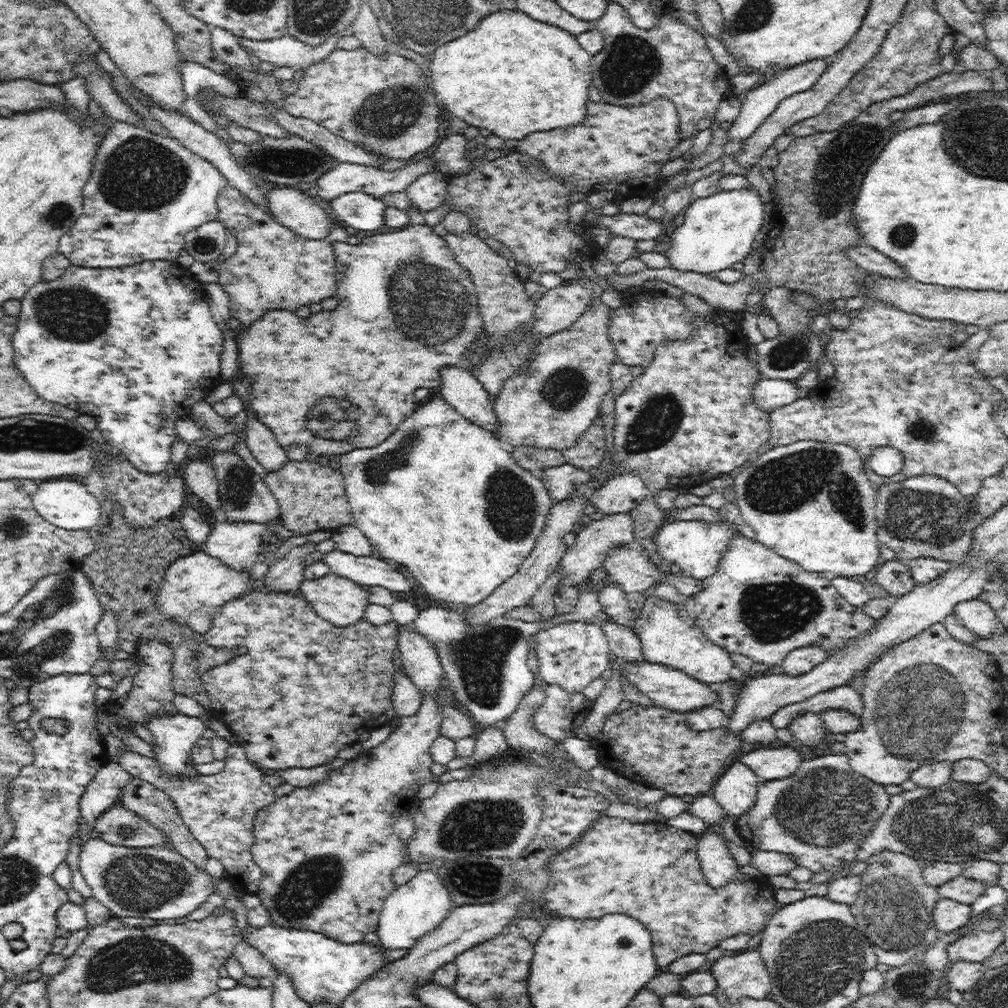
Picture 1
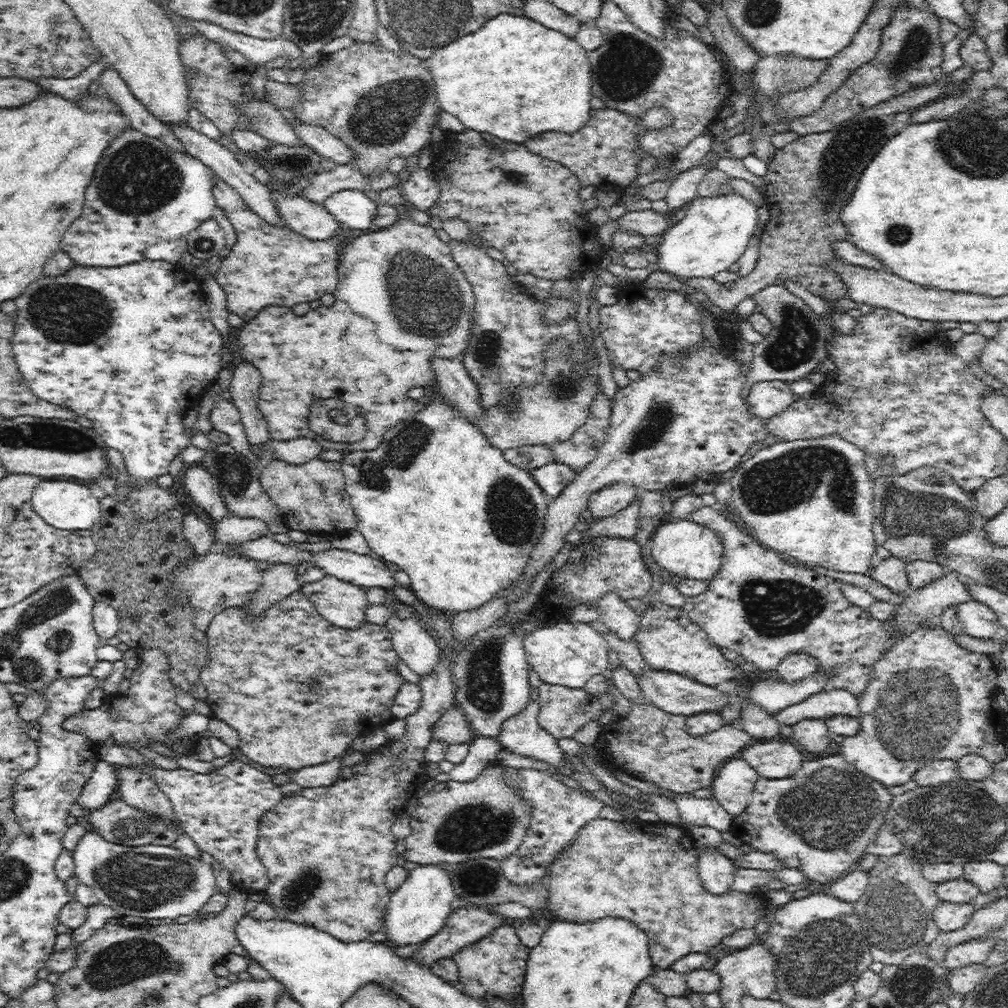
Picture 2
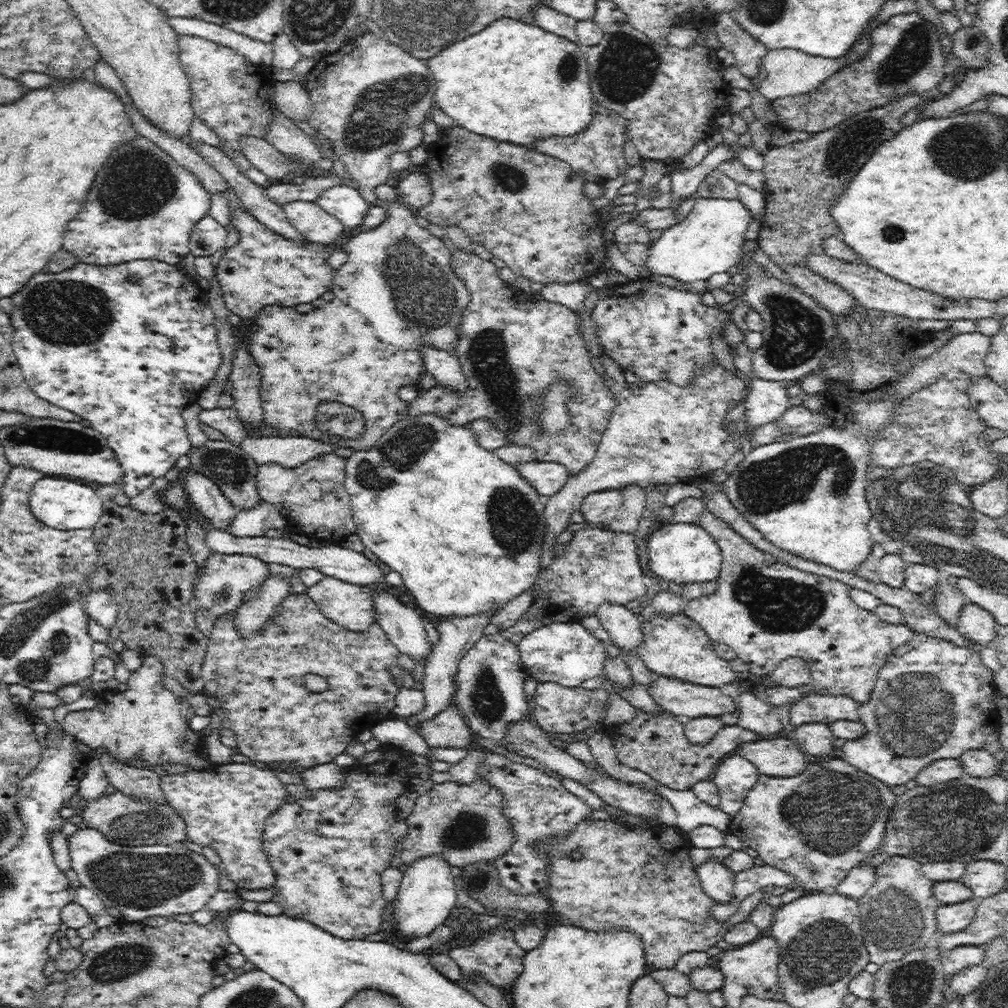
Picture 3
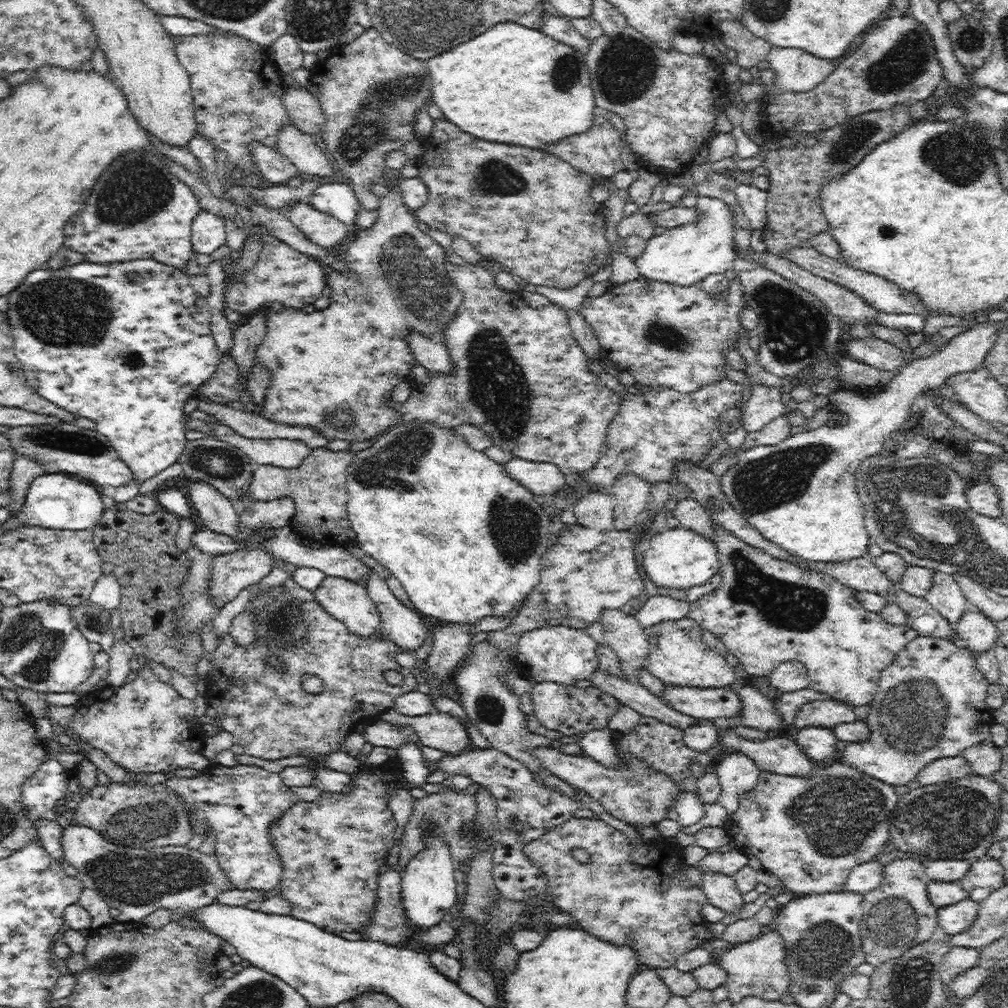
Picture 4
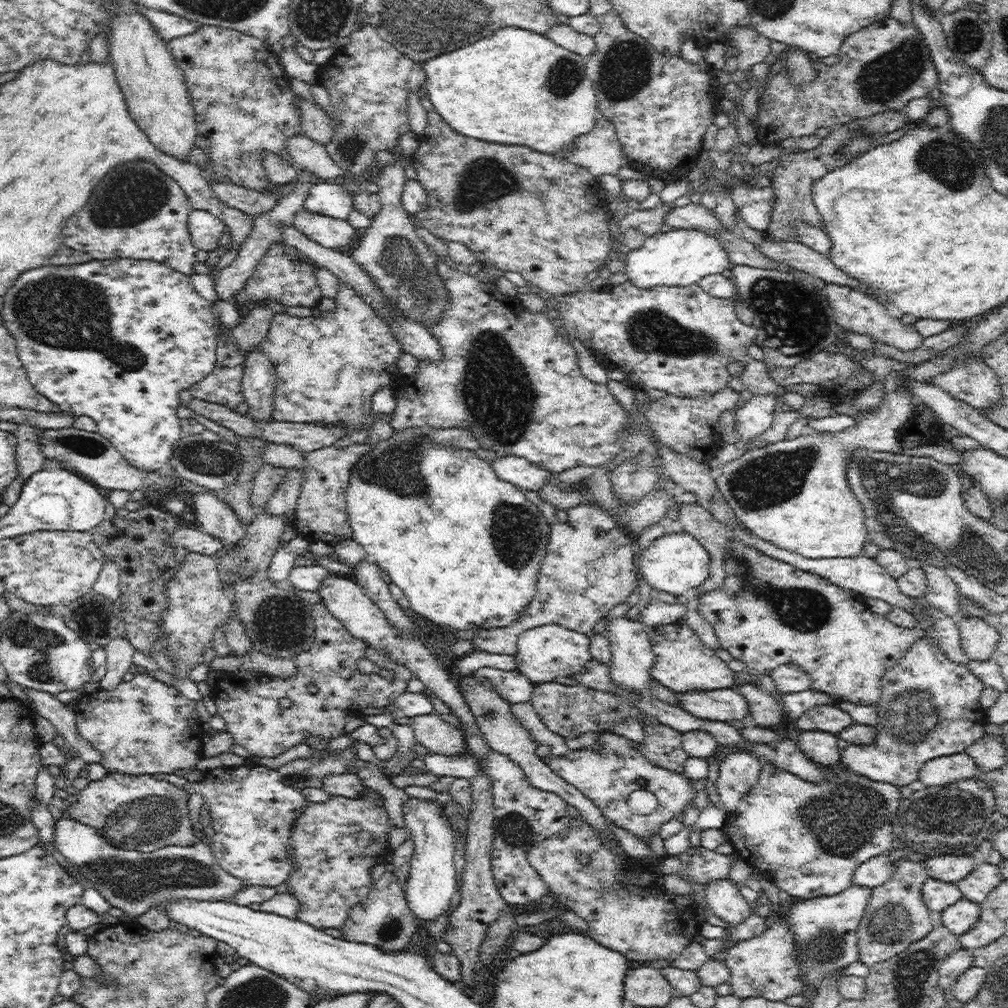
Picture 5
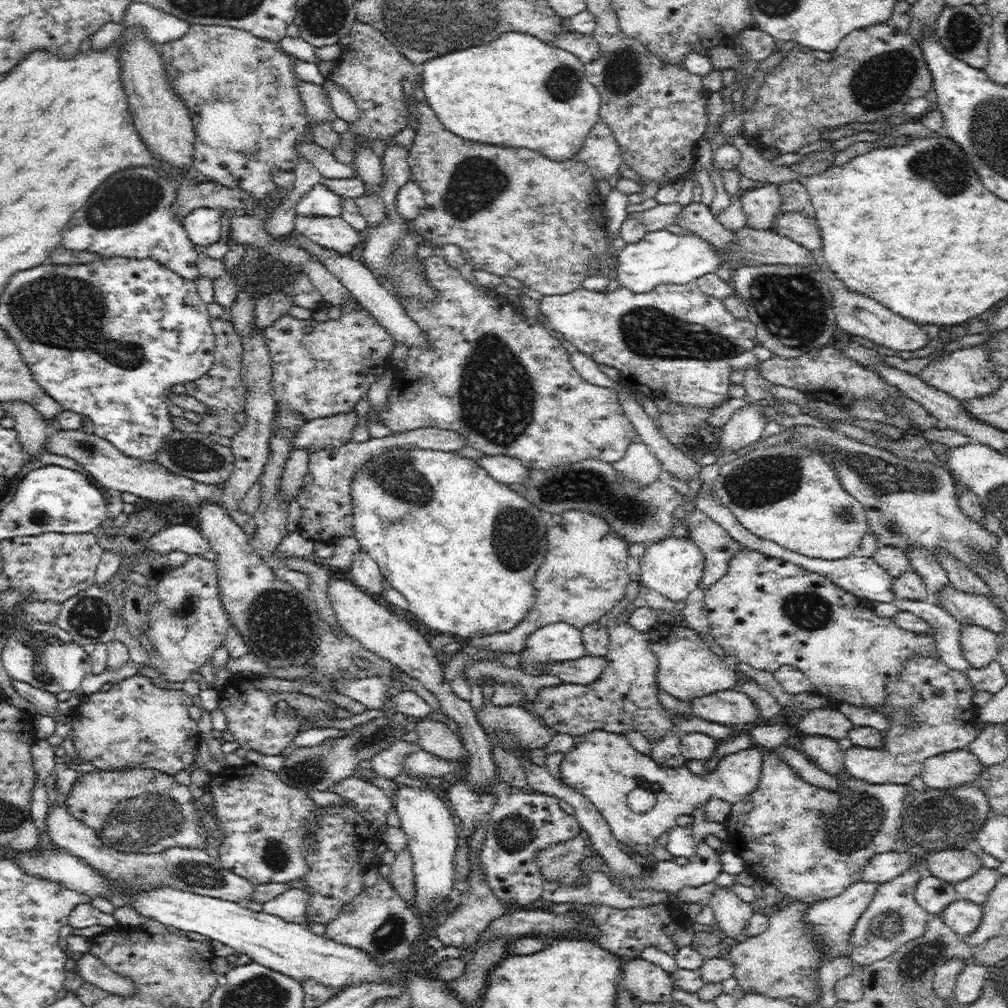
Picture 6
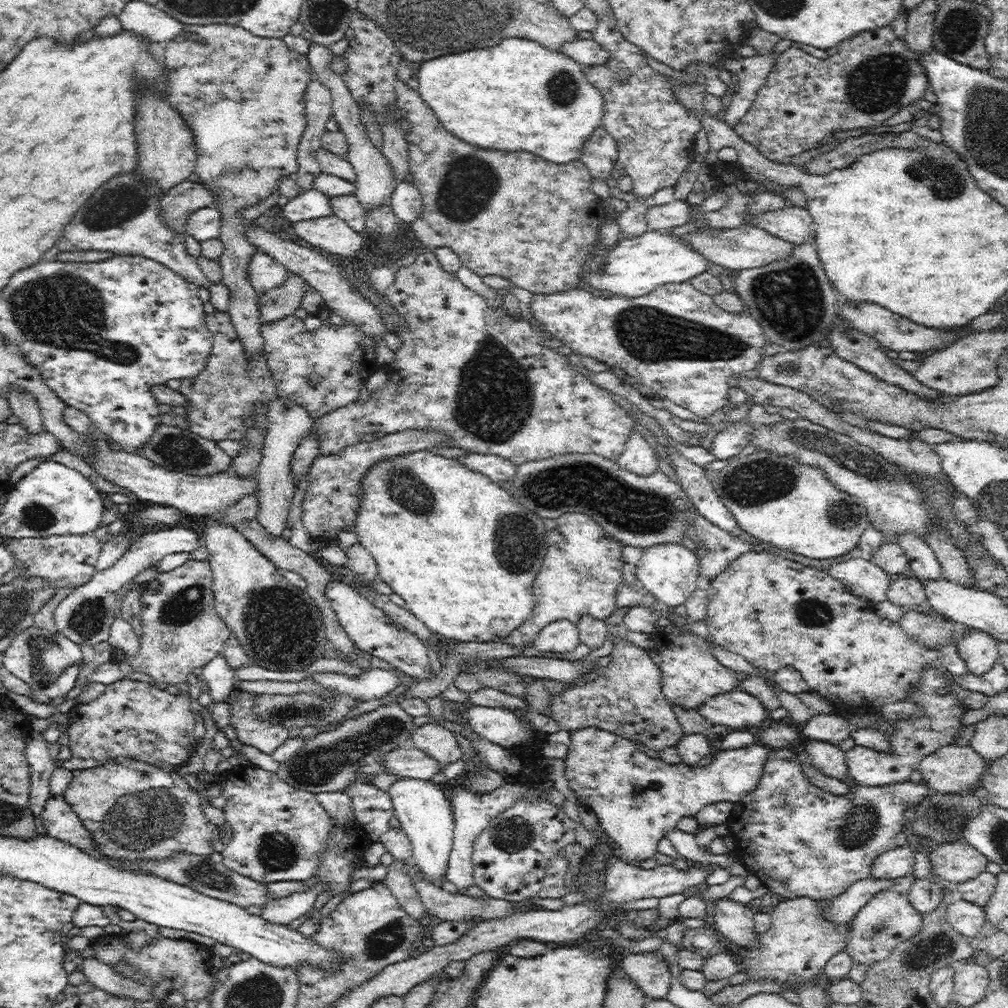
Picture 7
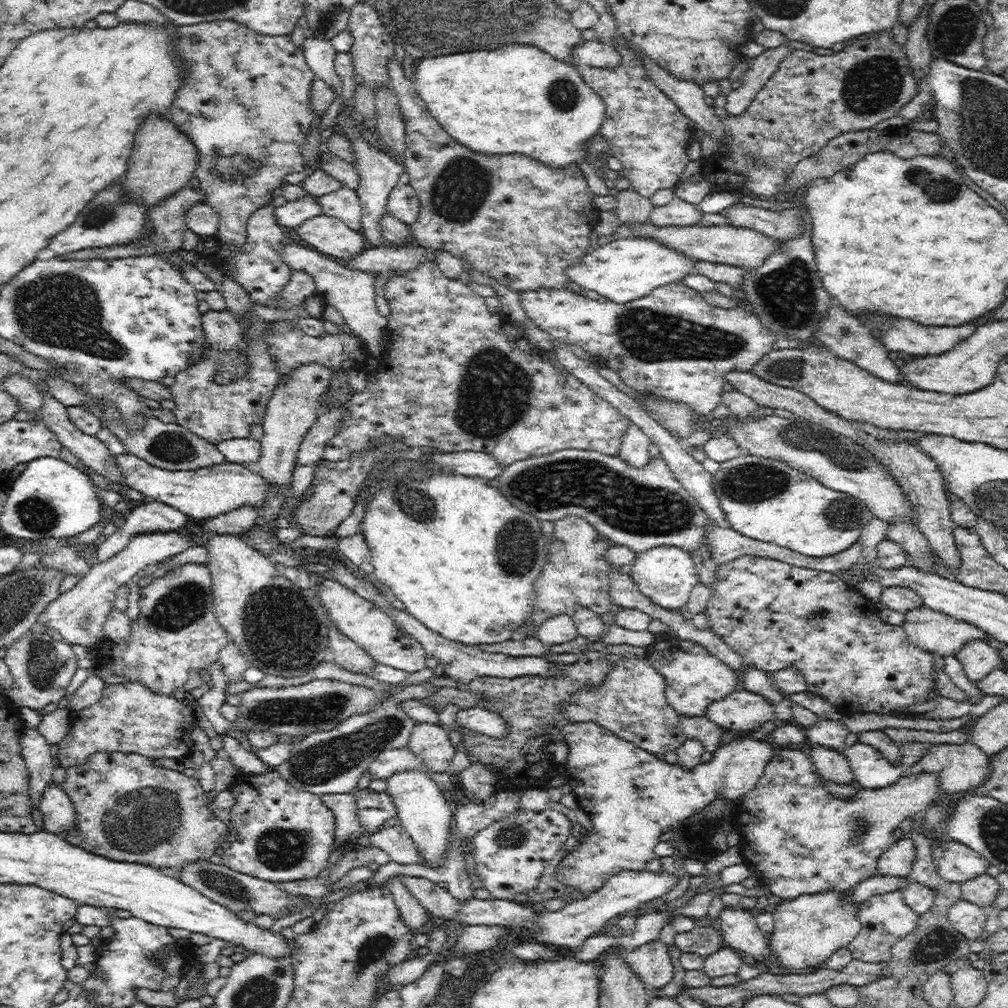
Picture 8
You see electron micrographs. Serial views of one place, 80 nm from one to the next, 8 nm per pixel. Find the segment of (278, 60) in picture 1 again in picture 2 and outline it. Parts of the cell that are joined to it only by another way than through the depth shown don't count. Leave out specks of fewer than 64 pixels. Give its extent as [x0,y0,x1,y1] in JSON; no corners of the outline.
[188,20,303,67]

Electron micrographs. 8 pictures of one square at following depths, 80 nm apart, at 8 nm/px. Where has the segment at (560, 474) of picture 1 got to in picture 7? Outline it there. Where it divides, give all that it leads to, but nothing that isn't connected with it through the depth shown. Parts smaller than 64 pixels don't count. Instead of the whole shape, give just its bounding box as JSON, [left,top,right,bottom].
[456,452,517,484]

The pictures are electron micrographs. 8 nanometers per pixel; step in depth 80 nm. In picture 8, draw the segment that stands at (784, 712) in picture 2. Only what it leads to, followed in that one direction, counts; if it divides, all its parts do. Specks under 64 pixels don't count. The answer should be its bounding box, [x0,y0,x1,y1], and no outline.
[805,718,850,751]

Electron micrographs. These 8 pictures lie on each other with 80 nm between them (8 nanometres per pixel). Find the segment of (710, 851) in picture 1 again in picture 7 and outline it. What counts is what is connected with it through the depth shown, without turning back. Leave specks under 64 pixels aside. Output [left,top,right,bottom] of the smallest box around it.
[713,897,760,949]

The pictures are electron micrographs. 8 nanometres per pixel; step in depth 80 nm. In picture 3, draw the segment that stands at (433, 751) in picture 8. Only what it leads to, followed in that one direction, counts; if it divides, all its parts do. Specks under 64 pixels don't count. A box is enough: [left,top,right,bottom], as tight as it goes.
[418,704,473,748]

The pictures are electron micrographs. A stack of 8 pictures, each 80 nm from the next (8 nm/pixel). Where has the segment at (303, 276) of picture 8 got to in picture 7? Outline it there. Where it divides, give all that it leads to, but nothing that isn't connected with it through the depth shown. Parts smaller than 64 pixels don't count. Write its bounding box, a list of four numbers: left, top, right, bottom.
[259,274,307,322]

